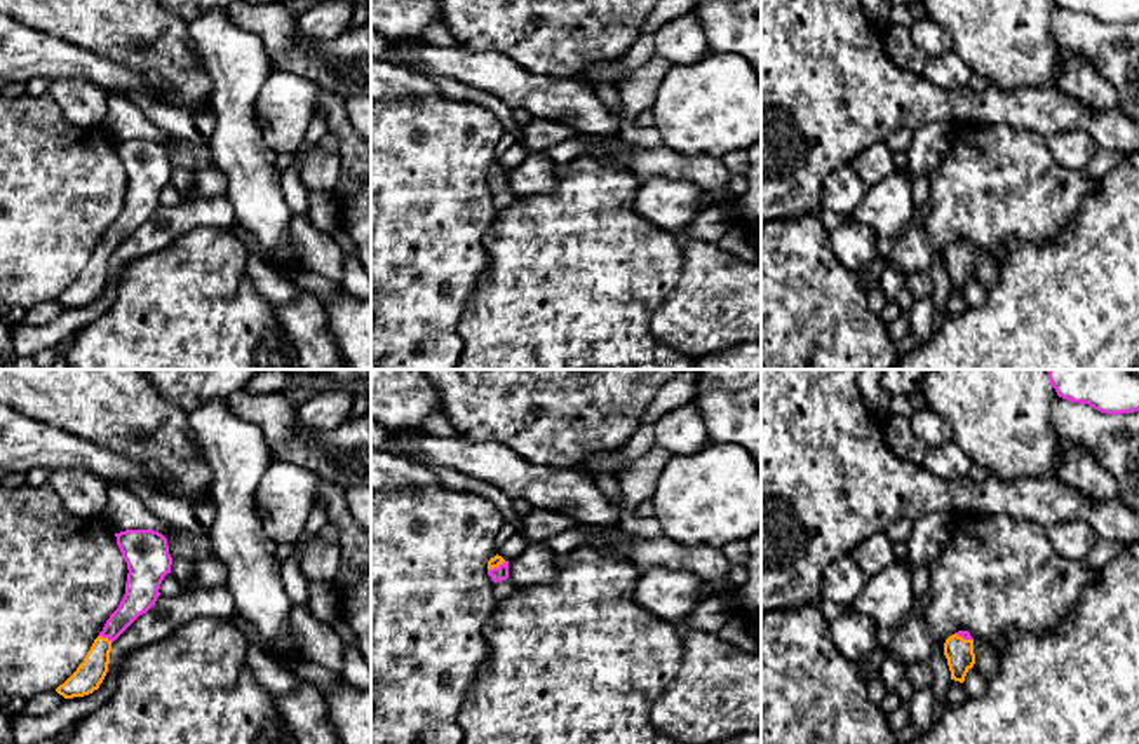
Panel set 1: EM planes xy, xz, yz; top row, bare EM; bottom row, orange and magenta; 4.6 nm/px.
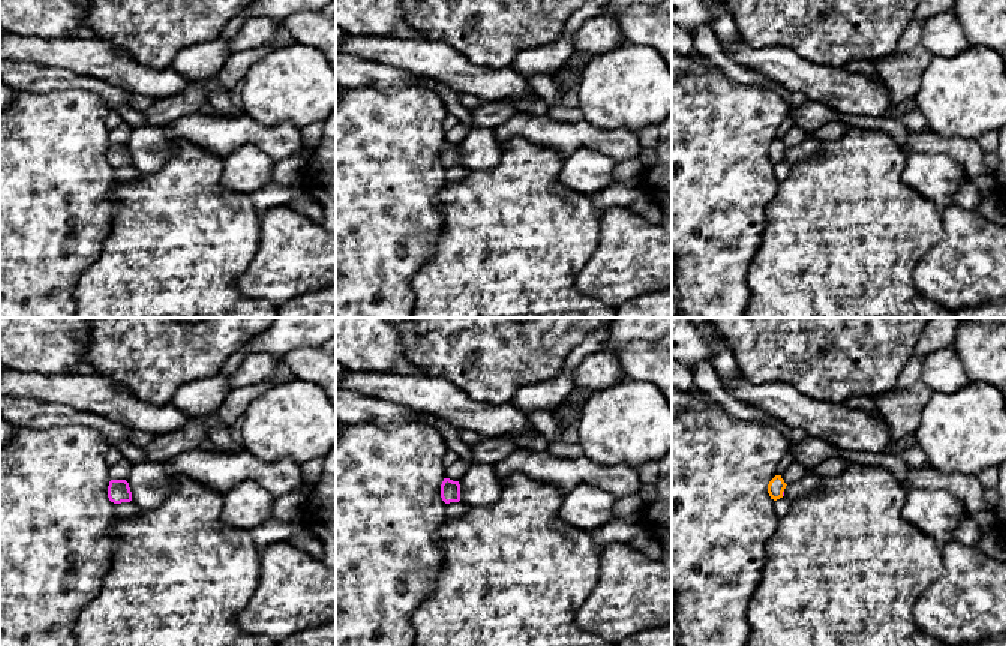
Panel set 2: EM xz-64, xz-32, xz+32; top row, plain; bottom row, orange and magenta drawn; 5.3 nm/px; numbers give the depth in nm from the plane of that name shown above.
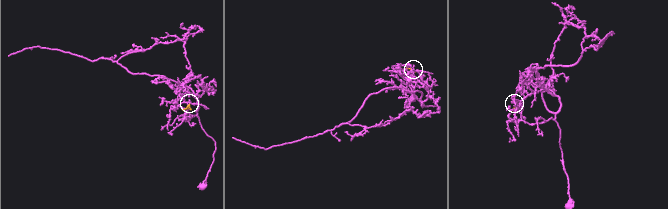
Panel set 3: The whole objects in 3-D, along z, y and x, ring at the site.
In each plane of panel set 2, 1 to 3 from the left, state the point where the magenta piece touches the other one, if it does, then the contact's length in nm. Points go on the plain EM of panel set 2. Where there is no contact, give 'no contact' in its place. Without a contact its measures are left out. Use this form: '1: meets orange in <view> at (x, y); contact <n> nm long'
1: no contact
2: no contact
3: meets orange in xz+32 at (781, 158); contact 30 nm long

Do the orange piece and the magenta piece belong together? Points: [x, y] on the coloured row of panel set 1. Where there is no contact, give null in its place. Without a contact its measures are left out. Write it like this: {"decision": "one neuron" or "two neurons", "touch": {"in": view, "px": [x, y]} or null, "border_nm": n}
{"decision": "one neuron", "touch": {"in": "xy", "px": [107, 638]}, "border_nm": 70}

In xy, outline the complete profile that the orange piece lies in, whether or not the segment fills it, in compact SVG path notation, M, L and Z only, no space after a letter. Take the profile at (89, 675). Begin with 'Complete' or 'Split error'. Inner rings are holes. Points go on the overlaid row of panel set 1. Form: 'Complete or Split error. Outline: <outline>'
Split error. Outline: M125 530L115 537L129 570L125 594L94 639L84 662L56 688L64 699L84 697L99 688L108 673L111 643L155 605L160 596L160 584L171 573L172 558L162 533Z

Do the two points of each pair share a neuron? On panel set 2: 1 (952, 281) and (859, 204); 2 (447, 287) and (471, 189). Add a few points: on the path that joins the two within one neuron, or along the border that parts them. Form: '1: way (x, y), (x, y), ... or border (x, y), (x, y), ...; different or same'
1: border (939, 225), (939, 240), (913, 272), (918, 291); different
2: way (471, 263), (471, 213); same

